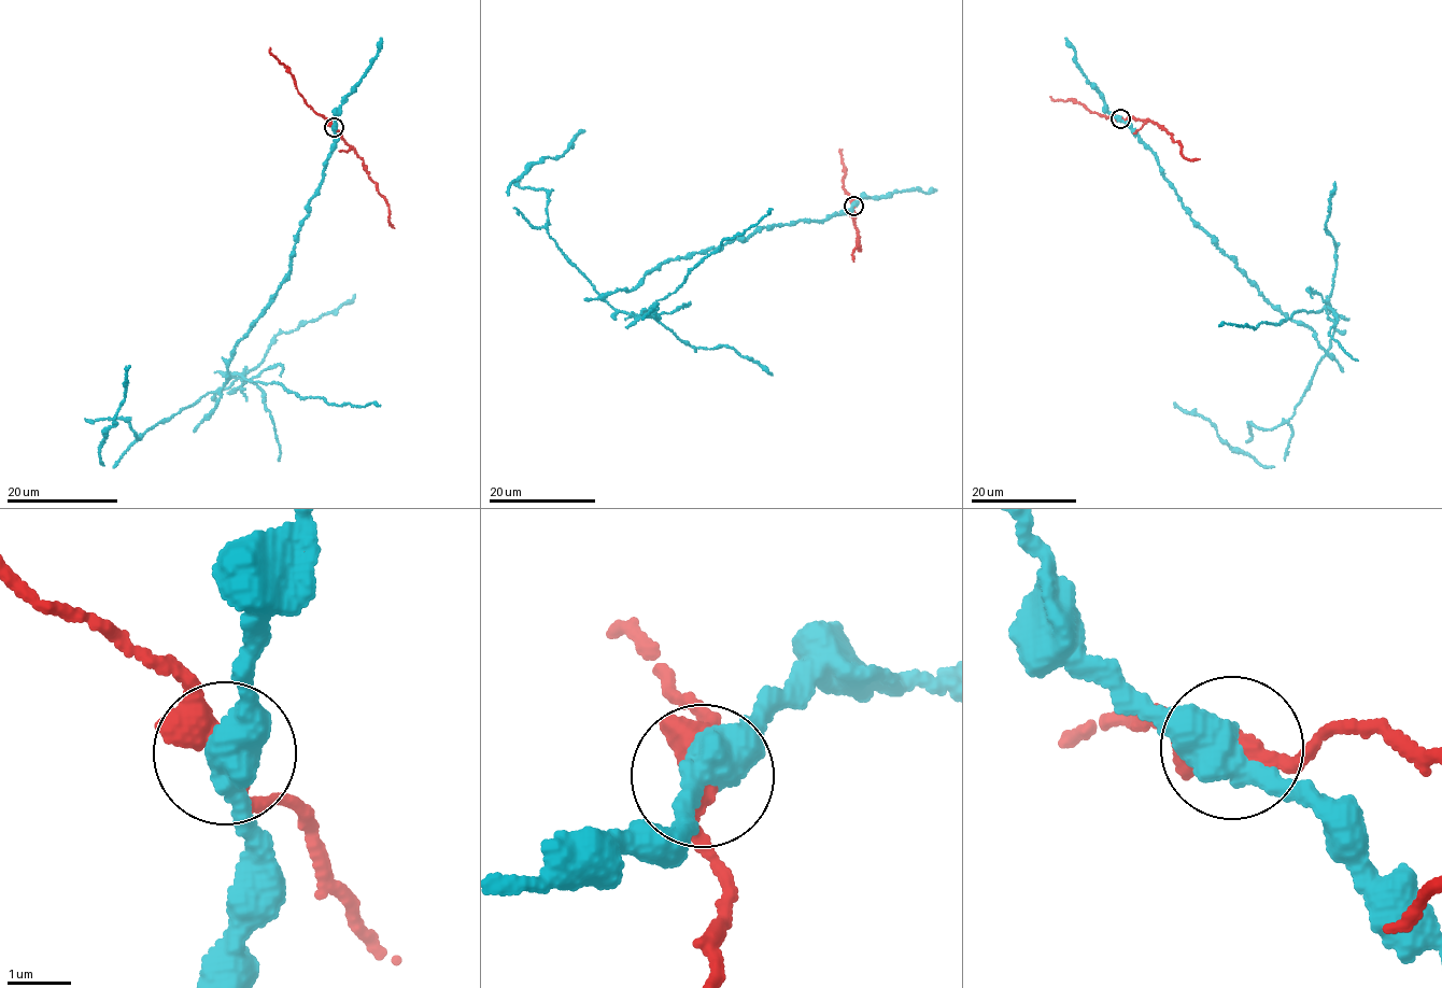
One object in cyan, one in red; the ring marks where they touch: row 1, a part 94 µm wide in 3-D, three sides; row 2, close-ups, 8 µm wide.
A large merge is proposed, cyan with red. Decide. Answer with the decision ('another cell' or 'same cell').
another cell

